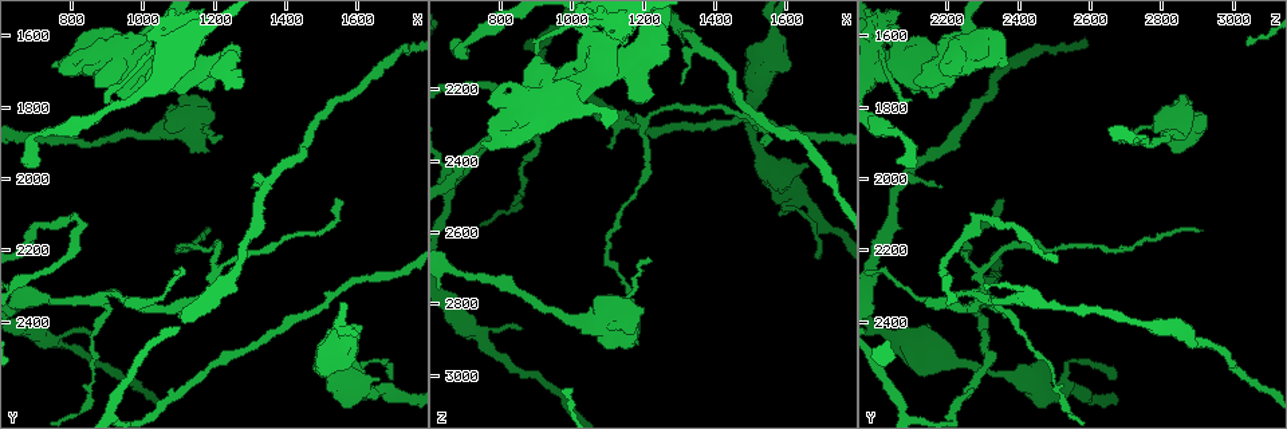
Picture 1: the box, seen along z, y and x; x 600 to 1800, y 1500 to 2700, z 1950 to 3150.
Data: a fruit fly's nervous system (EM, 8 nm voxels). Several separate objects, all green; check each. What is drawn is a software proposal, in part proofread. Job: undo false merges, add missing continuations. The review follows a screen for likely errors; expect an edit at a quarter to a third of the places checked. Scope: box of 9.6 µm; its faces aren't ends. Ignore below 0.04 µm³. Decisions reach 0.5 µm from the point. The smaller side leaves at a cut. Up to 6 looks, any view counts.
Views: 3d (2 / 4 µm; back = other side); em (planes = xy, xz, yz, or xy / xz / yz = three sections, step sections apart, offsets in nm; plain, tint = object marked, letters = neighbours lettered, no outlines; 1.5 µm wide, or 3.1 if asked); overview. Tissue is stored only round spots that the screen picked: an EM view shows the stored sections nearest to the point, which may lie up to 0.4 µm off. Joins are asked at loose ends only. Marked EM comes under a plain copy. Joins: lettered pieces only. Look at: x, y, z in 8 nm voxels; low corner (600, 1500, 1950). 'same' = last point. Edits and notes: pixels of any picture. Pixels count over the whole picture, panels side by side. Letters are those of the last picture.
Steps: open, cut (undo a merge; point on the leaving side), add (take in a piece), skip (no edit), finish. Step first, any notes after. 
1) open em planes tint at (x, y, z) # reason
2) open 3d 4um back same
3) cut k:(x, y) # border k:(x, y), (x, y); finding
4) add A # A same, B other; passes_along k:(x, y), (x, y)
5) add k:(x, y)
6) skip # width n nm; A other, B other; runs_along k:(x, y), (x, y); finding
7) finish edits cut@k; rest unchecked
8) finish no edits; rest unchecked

open 3d 2um at (750, 1690, 2350) # thick end

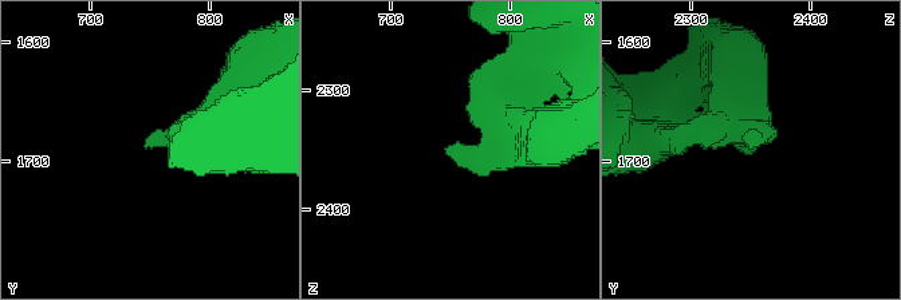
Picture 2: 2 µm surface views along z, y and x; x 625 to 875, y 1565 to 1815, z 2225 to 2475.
open em xy step 8 tint at (746, 1688, 2350) # shape alone is not enough

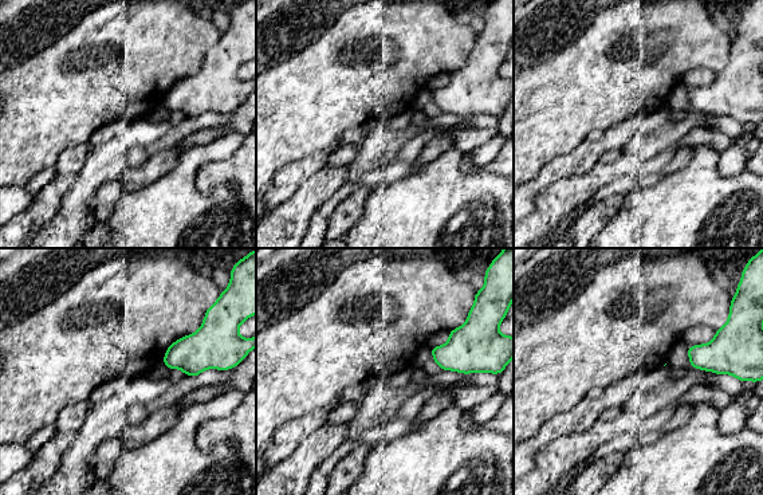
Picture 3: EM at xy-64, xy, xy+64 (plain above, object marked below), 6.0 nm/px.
open em planes letters same # cut it another way

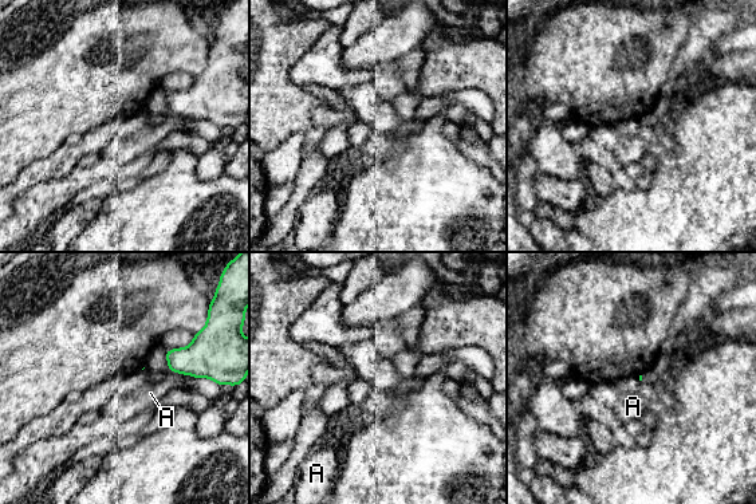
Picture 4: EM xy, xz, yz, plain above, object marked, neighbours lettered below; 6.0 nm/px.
skip # longest_contact A 110 nm; A other; border 4:(170, 370), (186, 375); no lettered piece goes on from it

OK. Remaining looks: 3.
open em planes letters at (720, 1870, 2060) # thin neck

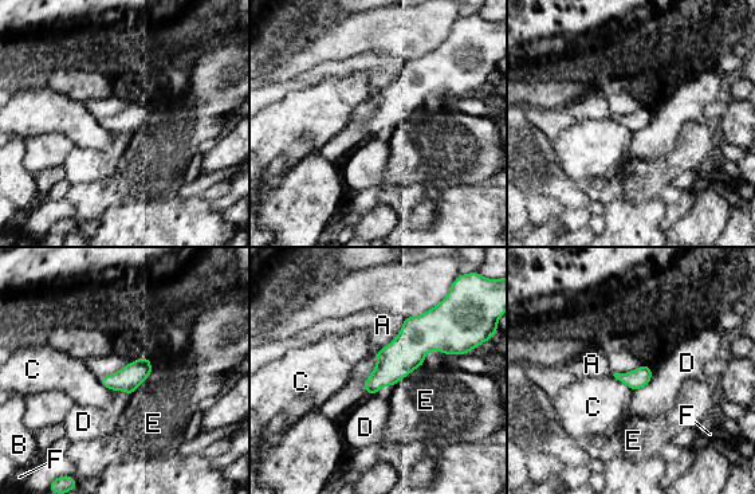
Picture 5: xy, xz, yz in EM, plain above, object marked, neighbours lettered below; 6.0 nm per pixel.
skip # A other, B other, C other, D other, E other, F other; continuous, no second neuron

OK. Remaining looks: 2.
open em planes letters at (1500, 2540, 2330) # thin neck

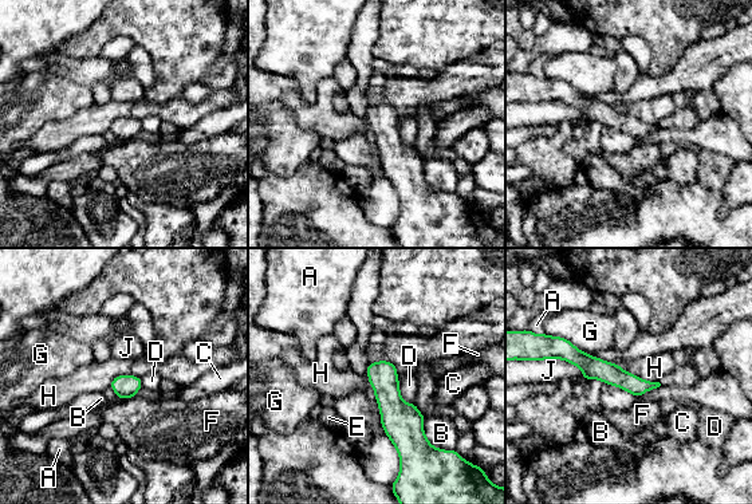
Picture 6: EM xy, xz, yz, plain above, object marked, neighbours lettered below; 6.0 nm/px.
skip # width 130 nm; longest_contact H 260 nm; A other, B other, C other, D other, E other, F other, G other, H other, J other; one neuron here

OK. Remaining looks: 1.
finish no edits; rest unchecked

